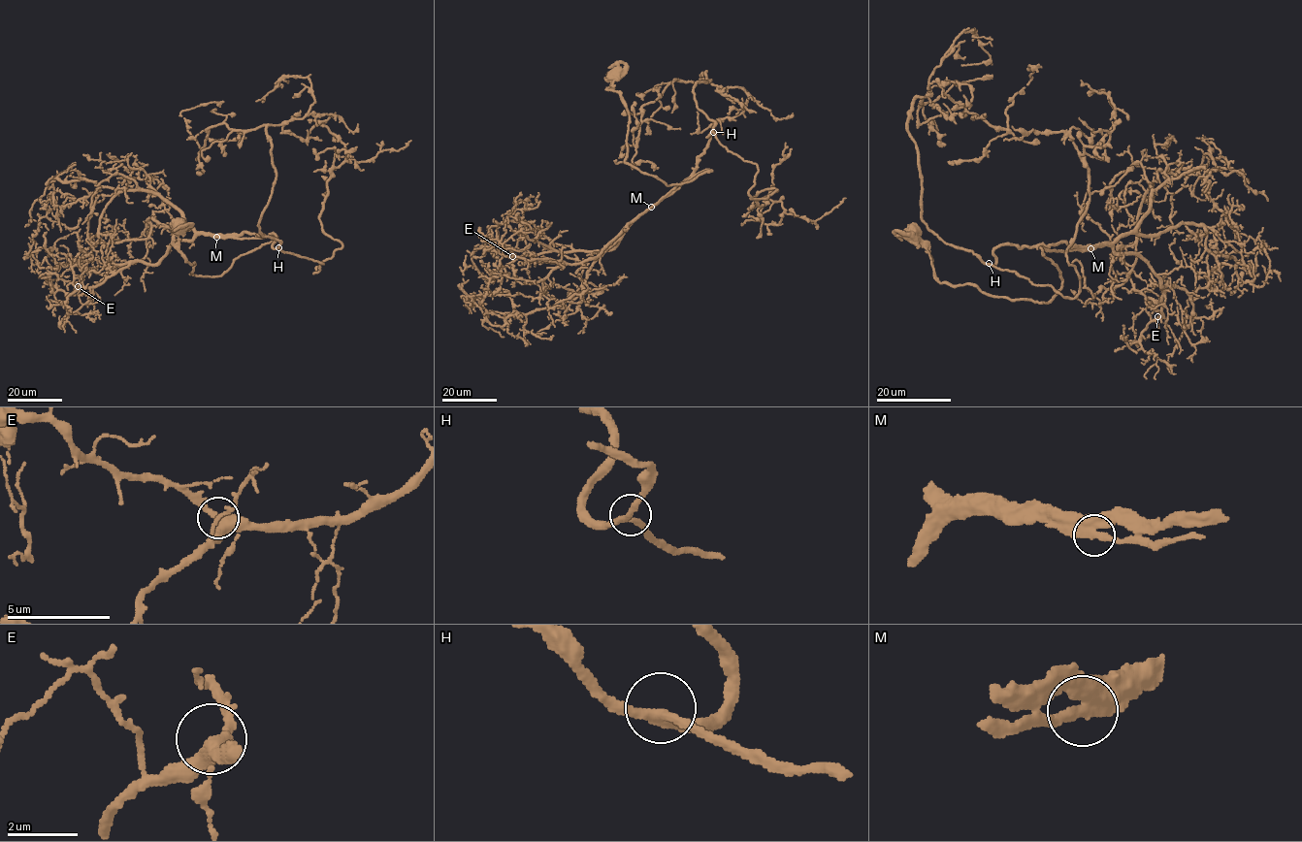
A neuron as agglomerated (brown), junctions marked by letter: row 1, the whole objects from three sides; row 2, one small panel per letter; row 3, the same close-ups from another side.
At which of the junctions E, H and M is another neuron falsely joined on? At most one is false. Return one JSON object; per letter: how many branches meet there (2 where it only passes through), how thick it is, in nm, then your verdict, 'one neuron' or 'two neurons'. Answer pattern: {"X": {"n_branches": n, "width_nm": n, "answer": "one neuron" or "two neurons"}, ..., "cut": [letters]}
{"E": {"n_branches": 3, "width_nm": 440, "answer": "one neuron"}, "H": {"n_branches": 3, "width_nm": 280, "answer": "one neuron"}, "M": {"n_branches": 3, "width_nm": 360, "answer": "one neuron"}, "cut": []}

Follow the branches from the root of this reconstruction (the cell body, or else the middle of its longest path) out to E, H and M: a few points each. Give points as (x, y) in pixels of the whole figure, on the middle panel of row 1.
E: (614, 75), (606, 89), (629, 115), (625, 162), (667, 185), (711, 170), (680, 182), (591, 259), (512, 256)
H: (614, 75), (606, 89), (629, 115), (625, 162), (667, 185), (711, 170), (667, 195), (690, 176), (713, 132)
M: (614, 75), (606, 89), (619, 93), (629, 115), (625, 162), (667, 185), (711, 170), (680, 182), (651, 207)

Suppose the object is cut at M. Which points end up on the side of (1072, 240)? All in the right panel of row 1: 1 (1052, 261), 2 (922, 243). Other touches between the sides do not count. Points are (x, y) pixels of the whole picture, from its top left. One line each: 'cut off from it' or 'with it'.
1: cut off from it
2: cut off from it

